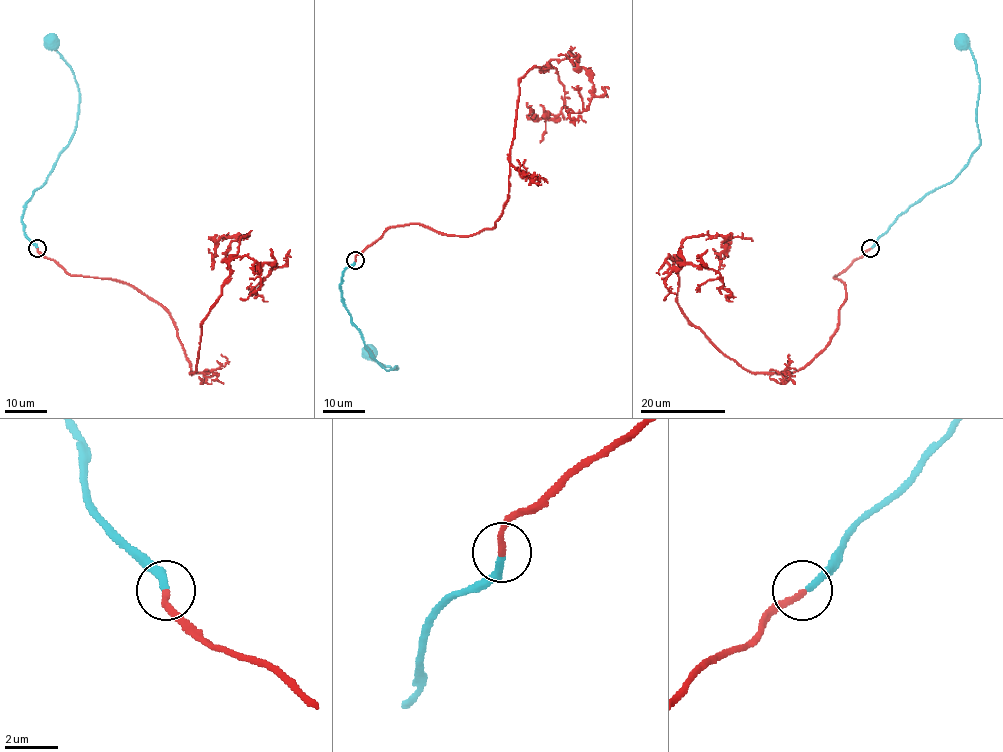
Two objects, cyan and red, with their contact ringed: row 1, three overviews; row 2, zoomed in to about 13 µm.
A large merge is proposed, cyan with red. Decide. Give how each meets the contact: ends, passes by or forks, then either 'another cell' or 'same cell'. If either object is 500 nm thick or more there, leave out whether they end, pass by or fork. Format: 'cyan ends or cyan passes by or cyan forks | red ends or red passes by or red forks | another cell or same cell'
cyan ends | red ends | same cell

